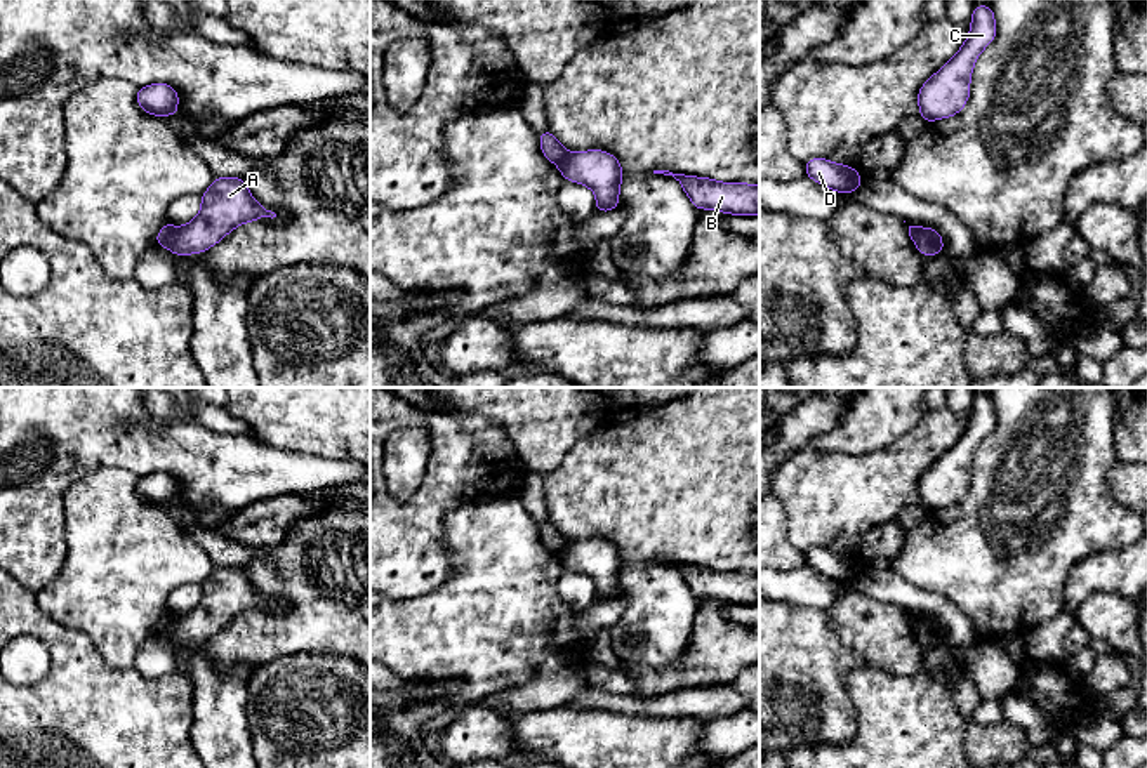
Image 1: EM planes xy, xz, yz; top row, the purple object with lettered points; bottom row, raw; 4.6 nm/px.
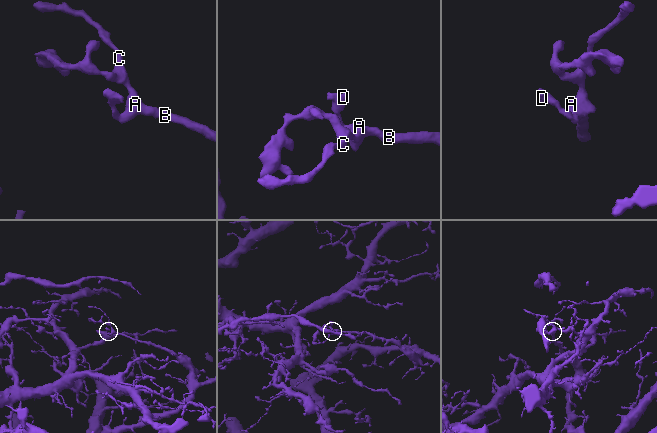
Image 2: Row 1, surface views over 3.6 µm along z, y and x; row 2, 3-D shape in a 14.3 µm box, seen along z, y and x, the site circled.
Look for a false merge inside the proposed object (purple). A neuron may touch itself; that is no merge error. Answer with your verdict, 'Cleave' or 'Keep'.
Cleave

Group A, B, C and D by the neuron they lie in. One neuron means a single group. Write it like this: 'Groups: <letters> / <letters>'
Groups: A B C / D

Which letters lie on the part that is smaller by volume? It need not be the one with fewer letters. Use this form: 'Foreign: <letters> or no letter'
Foreign: D

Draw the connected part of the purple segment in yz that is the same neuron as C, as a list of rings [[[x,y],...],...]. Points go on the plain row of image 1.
[[[973,394],[971,415],[959,441],[918,480],[919,506],[928,513],[958,504],[970,487],[970,467],[980,441],[994,429],[998,415],[991,394]]]

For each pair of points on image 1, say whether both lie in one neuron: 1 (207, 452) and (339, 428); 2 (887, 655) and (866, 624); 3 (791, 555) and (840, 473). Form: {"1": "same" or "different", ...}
{"1": "different", "2": "same", "3": "different"}

